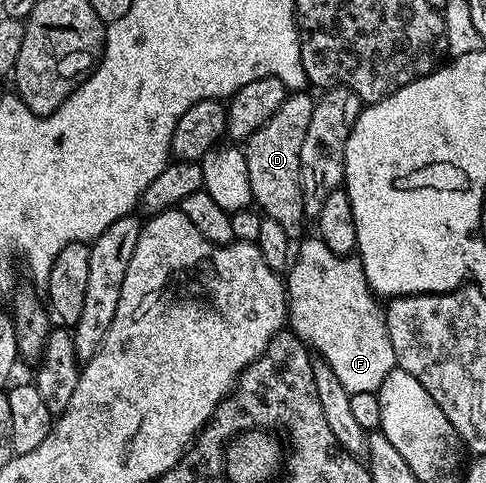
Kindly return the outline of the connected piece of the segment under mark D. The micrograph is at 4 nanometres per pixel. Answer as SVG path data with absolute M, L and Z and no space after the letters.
M306 92L291 93L274 115L244 142L253 205L265 217L276 220L292 240L303 237L302 222L307 221L300 188L300 147L304 145L304 135L314 111L315 99L308 95Z

